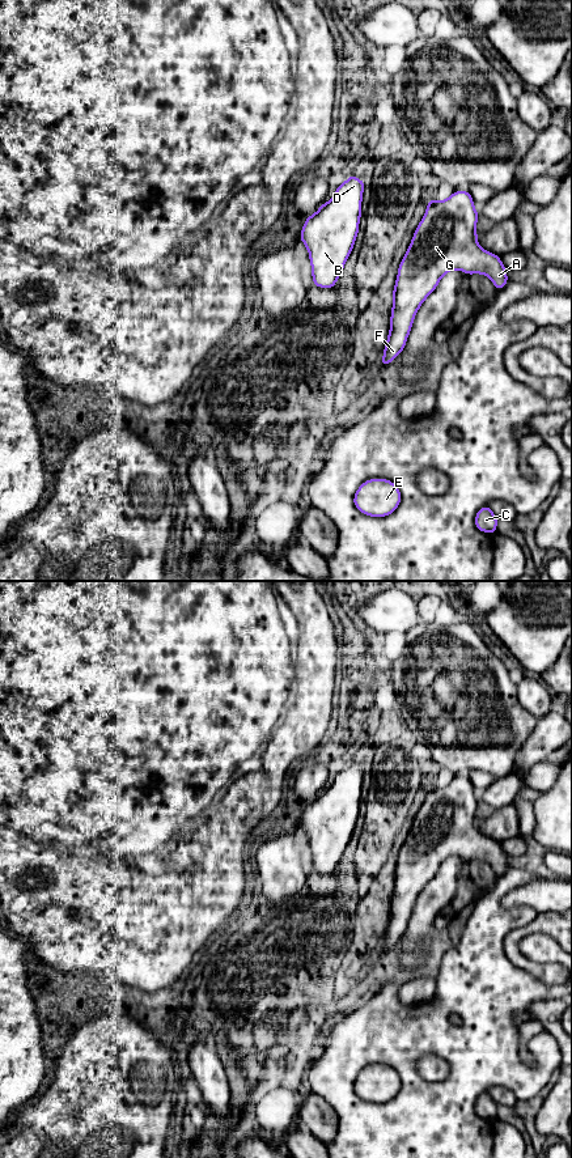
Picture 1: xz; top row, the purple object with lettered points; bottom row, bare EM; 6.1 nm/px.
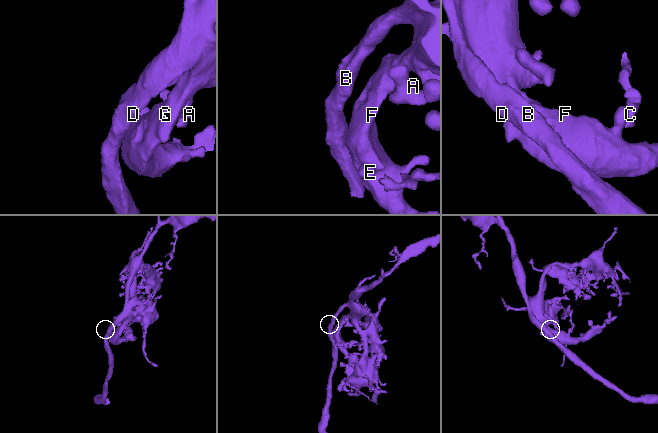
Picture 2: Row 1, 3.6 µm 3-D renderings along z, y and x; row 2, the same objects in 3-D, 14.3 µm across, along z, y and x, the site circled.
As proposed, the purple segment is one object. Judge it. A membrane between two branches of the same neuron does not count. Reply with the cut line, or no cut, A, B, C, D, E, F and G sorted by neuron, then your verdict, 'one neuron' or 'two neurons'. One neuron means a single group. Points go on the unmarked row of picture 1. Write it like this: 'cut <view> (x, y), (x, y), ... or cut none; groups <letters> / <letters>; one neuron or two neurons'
cut none; groups A B C D E F G; one neuron

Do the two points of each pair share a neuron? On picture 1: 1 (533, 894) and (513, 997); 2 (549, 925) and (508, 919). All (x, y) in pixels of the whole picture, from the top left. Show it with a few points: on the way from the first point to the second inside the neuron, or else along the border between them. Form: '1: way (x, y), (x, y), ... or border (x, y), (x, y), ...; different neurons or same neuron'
1: border (541, 878), (533, 878), (509, 890), (501, 904); different neurons
2: border (538, 913), (526, 924), (512, 929), (503, 941); different neurons

